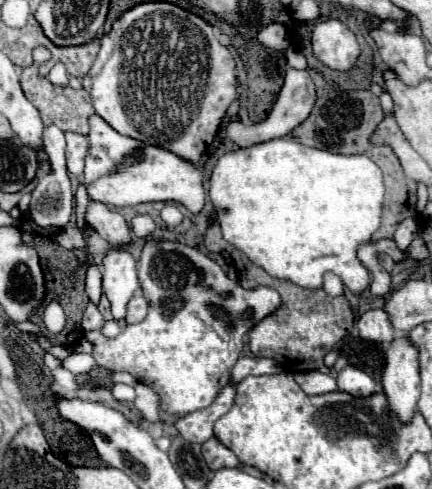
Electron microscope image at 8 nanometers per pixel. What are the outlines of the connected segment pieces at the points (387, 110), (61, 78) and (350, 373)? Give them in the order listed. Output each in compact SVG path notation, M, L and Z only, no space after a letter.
M372 83L372 91L380 97L380 101L382 101L382 109L384 109L384 115L388 117L388 115L392 113L392 99L390 99L390 95L388 95L382 87L378 87L378 85L374 85L374 83Z
M56 63L50 73L48 73L48 79L54 83L54 85L66 85L68 83L68 75L66 75L66 69L62 63Z
M348 365L344 367L338 375L336 375L336 381L338 381L338 389L344 391L344 393L350 393L354 397L368 397L372 393L378 391L378 385L376 381L366 375L364 371Z

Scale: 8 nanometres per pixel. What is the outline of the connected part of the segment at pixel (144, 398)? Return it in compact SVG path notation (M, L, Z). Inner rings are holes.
M142 383L136 385L134 407L136 407L136 409L138 409L138 411L148 419L148 421L160 421L158 395L156 395L150 387L146 387L146 385L142 385Z

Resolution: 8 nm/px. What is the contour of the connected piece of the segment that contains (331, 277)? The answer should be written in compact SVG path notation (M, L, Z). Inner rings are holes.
M326 273L326 275L324 275L322 289L324 289L328 295L342 295L342 281L340 281L334 273Z

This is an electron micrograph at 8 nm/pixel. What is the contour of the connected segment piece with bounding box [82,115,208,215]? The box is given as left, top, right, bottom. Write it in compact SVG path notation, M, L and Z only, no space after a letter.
M98 115L90 117L88 139L90 149L86 155L82 185L86 187L90 201L100 201L110 207L128 207L148 201L176 201L194 215L204 209L204 167L208 153L202 153L198 163L190 163L164 147L144 145L142 141L116 133Z

